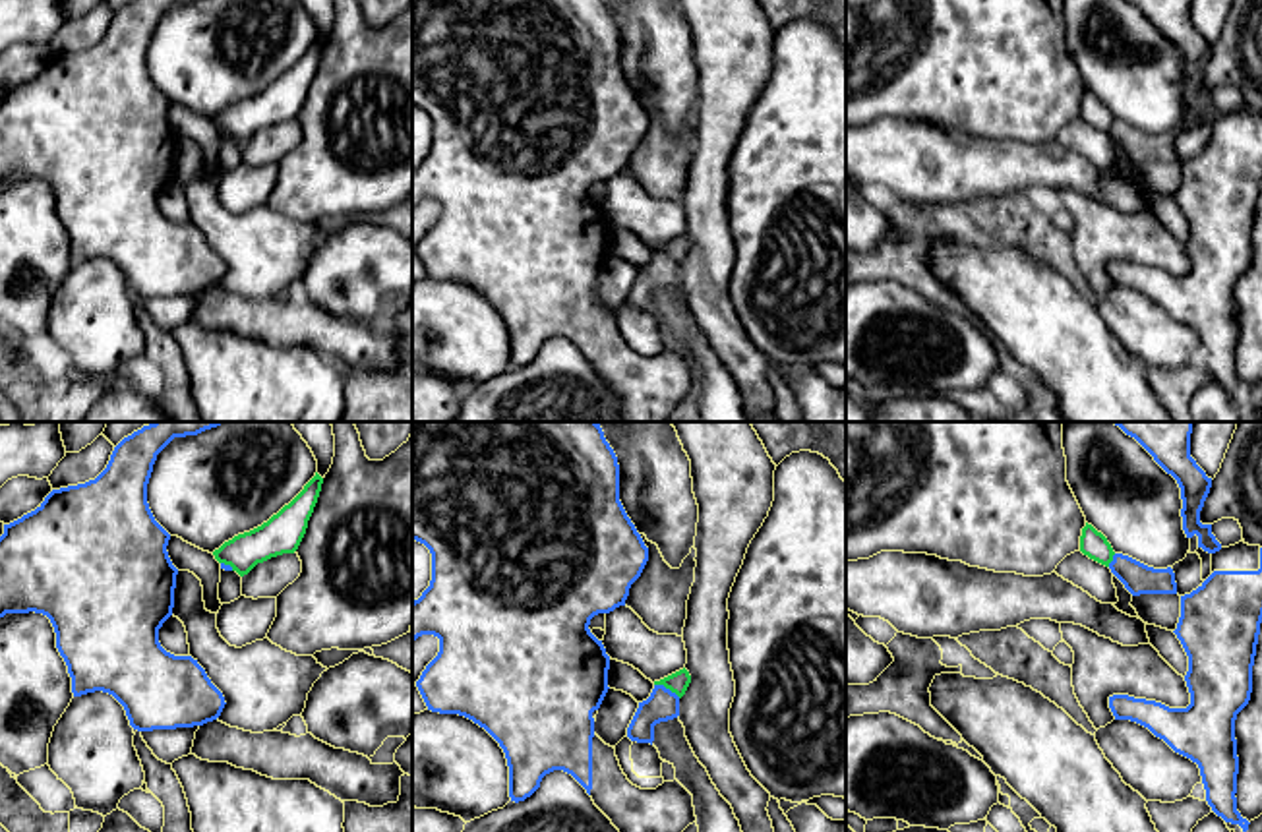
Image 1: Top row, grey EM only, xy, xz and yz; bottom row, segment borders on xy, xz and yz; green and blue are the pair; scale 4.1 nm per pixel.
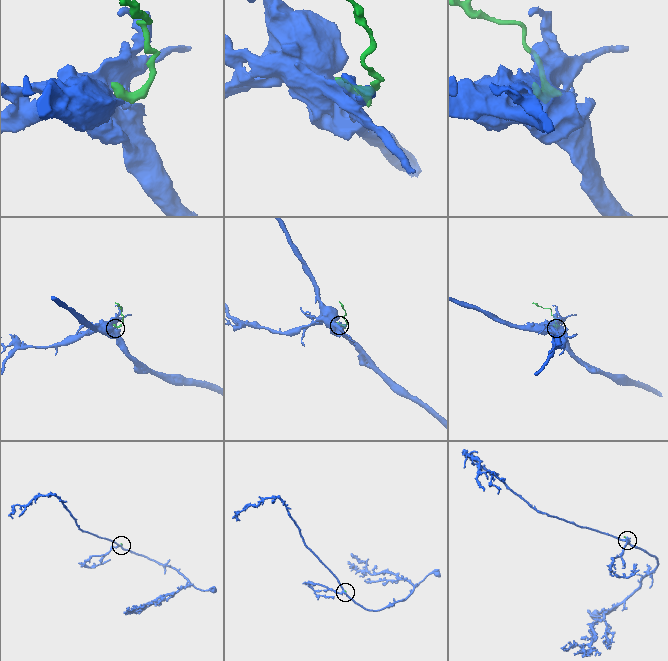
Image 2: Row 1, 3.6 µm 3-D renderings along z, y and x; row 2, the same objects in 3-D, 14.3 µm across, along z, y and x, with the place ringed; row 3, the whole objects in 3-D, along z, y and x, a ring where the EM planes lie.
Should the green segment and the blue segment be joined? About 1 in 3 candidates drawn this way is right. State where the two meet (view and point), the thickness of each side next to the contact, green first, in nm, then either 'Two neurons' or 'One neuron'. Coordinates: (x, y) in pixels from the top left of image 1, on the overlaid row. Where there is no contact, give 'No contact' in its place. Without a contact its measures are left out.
Touches green at xz (668, 687). Thickness 90 nm (green) against 140 nm. Two neurons

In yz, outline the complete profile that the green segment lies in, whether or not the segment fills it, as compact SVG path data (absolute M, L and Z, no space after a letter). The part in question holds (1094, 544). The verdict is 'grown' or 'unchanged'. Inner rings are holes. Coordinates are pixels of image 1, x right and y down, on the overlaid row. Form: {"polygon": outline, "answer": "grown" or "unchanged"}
{"polygon": "M1088 522L1082 528L1080 551L1084 555L1088 555L1090 559L1105 565L1105 567L1109 567L1109 563L1113 561L1113 555L1115 555L1115 551L1113 551L1111 544L1107 542L1107 538Z", "answer": "unchanged"}

